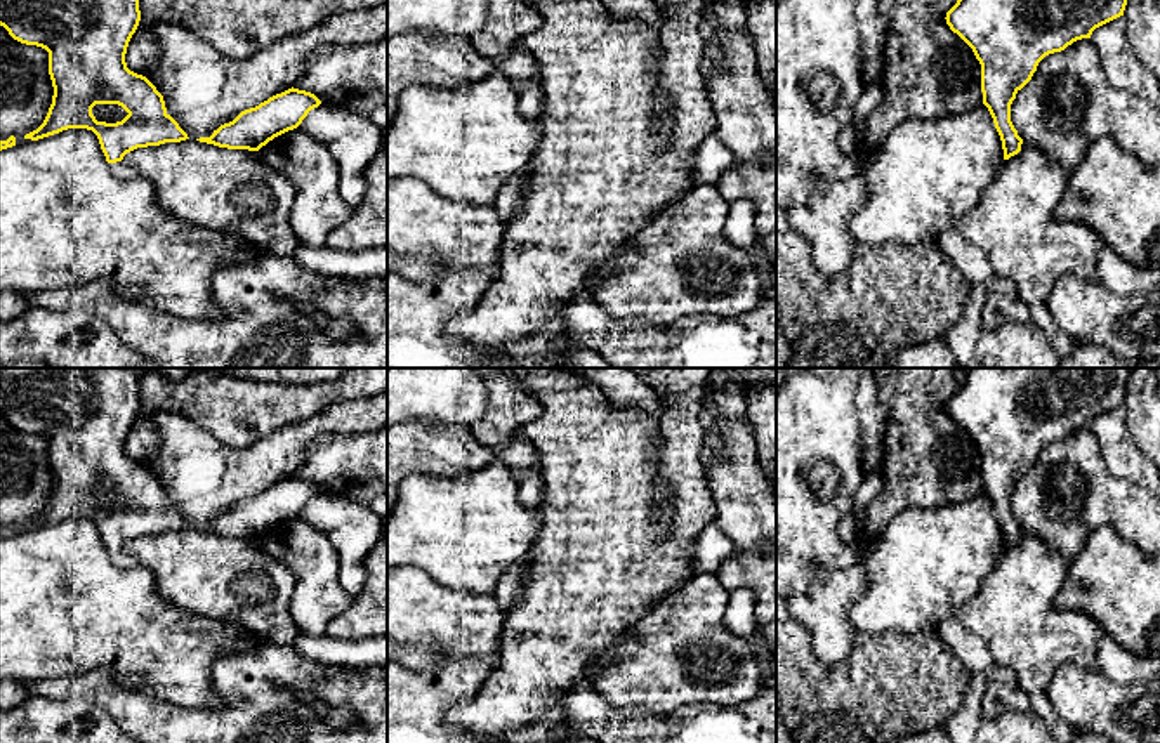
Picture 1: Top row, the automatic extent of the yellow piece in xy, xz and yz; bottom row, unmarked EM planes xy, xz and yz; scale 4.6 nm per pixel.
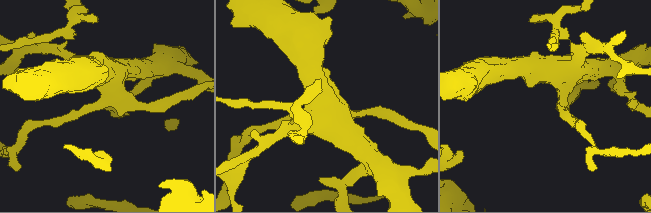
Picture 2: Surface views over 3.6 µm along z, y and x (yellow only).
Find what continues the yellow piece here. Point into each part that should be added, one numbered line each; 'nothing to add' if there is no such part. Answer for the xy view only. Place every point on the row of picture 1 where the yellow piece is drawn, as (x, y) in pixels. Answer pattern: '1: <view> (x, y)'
1: xy (118, 169)

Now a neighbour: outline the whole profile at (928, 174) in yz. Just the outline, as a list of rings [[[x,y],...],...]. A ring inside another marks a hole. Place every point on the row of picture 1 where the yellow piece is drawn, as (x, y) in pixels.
[[[985,104],[953,116],[912,118],[896,125],[880,151],[867,165],[868,200],[851,217],[858,243],[934,243],[972,207],[997,179],[1004,149],[993,118]]]

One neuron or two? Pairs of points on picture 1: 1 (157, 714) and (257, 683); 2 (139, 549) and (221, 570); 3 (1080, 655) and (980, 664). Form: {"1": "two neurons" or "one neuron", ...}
{"1": "one neuron", "2": "one neuron", "3": "two neurons"}

